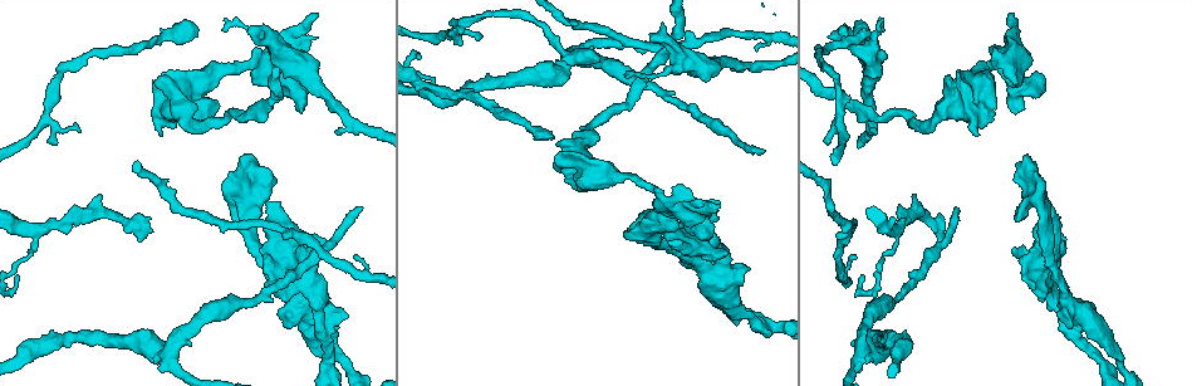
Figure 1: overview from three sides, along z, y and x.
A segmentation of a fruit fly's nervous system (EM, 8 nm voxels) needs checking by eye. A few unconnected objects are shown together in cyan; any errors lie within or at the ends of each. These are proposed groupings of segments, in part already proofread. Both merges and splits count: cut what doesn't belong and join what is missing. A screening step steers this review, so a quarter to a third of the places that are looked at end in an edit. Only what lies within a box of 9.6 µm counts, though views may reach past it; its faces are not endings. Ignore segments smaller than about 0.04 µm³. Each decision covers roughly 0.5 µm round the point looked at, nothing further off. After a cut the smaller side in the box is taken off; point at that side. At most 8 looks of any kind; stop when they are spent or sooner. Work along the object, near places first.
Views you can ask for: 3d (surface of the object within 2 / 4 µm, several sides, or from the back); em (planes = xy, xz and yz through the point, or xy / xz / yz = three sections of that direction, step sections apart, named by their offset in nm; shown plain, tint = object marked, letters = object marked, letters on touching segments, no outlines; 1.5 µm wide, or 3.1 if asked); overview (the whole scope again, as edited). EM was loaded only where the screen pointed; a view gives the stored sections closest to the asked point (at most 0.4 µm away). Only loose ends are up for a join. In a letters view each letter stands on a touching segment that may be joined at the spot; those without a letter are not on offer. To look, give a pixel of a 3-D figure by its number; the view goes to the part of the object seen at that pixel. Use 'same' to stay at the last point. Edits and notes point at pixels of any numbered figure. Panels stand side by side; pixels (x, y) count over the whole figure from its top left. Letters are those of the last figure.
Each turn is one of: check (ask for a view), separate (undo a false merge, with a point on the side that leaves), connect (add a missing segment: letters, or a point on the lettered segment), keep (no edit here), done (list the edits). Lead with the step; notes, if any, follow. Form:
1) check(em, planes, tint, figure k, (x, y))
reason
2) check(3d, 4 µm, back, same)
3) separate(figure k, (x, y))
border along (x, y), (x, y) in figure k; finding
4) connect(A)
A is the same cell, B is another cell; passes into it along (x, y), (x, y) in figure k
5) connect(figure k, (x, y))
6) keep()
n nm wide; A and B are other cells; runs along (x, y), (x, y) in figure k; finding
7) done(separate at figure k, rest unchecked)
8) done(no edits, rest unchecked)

check(em, yz, step 4, tint, figure 1, (248, 28))
free end

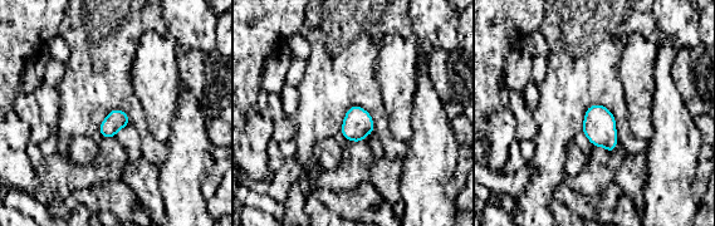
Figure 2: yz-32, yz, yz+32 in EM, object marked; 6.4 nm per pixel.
check(em, xz, step 4, letters, same)

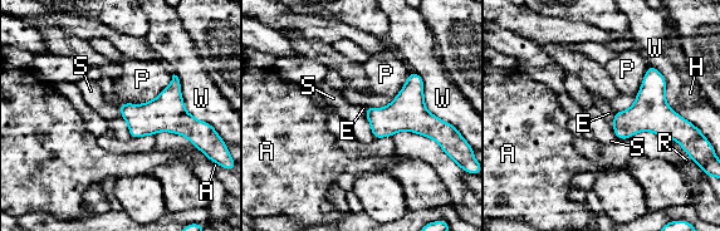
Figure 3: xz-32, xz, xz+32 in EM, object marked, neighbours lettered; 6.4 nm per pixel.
keep()
A, E, H, P, R, S and W are other cells; border along (172, 75), (169, 84), (146, 102) in figure 3; no lettered segment goes on from it

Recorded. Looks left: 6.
check(em, xy, step 4, tint, figure 1, (886, 304))
sudden change in width

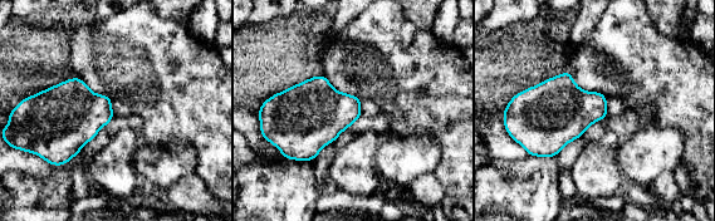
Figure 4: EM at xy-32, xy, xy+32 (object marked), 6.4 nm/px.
check(em, planes, letters, same)
cut it another way

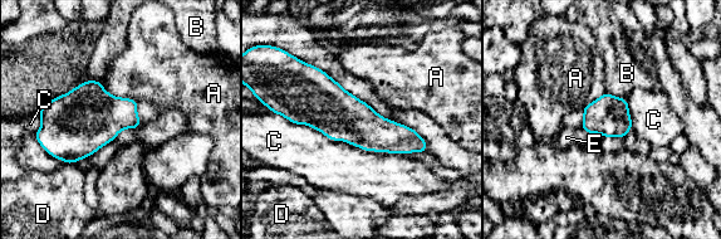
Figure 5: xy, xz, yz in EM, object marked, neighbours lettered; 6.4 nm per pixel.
keep()
260 nm wide; C touches over 900 nm; A, B, C, D and E are other cells; continuous, no second neuron

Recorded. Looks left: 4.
check(3d, 2 µm, figure 1, (299, 111))
an open end

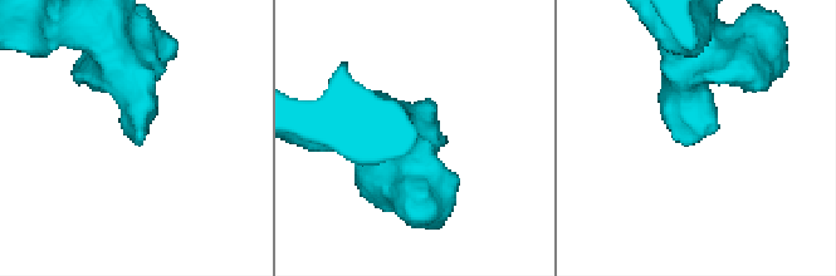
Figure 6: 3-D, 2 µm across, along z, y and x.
check(em, xz, step 4, letters, figure 6, (136, 141))
shape alone is not enough

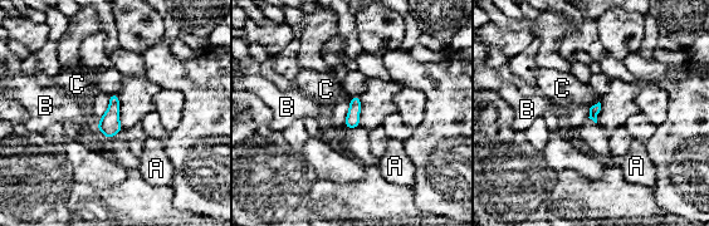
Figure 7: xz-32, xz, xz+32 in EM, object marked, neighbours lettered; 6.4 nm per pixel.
keep()
C touches over 80 nm; A, B and C are other cells; border along (599, 101), (590, 108) in figure 7; none of them fits

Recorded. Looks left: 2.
done(no edits, rest unchecked)

